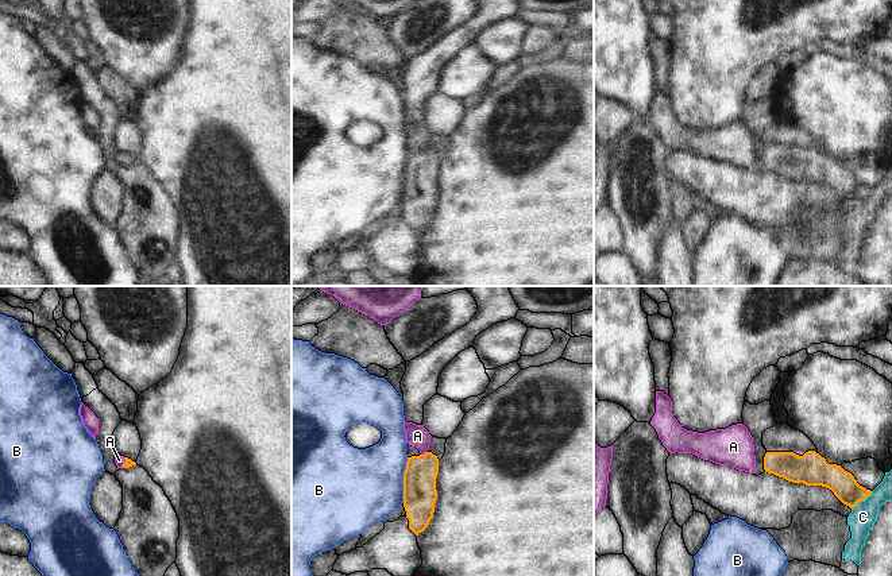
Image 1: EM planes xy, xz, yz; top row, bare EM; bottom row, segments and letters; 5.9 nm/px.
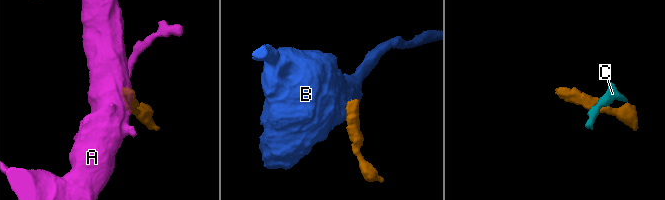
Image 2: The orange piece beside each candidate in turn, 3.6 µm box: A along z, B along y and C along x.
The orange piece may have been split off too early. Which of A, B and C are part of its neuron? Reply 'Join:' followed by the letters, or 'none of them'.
Join: A

